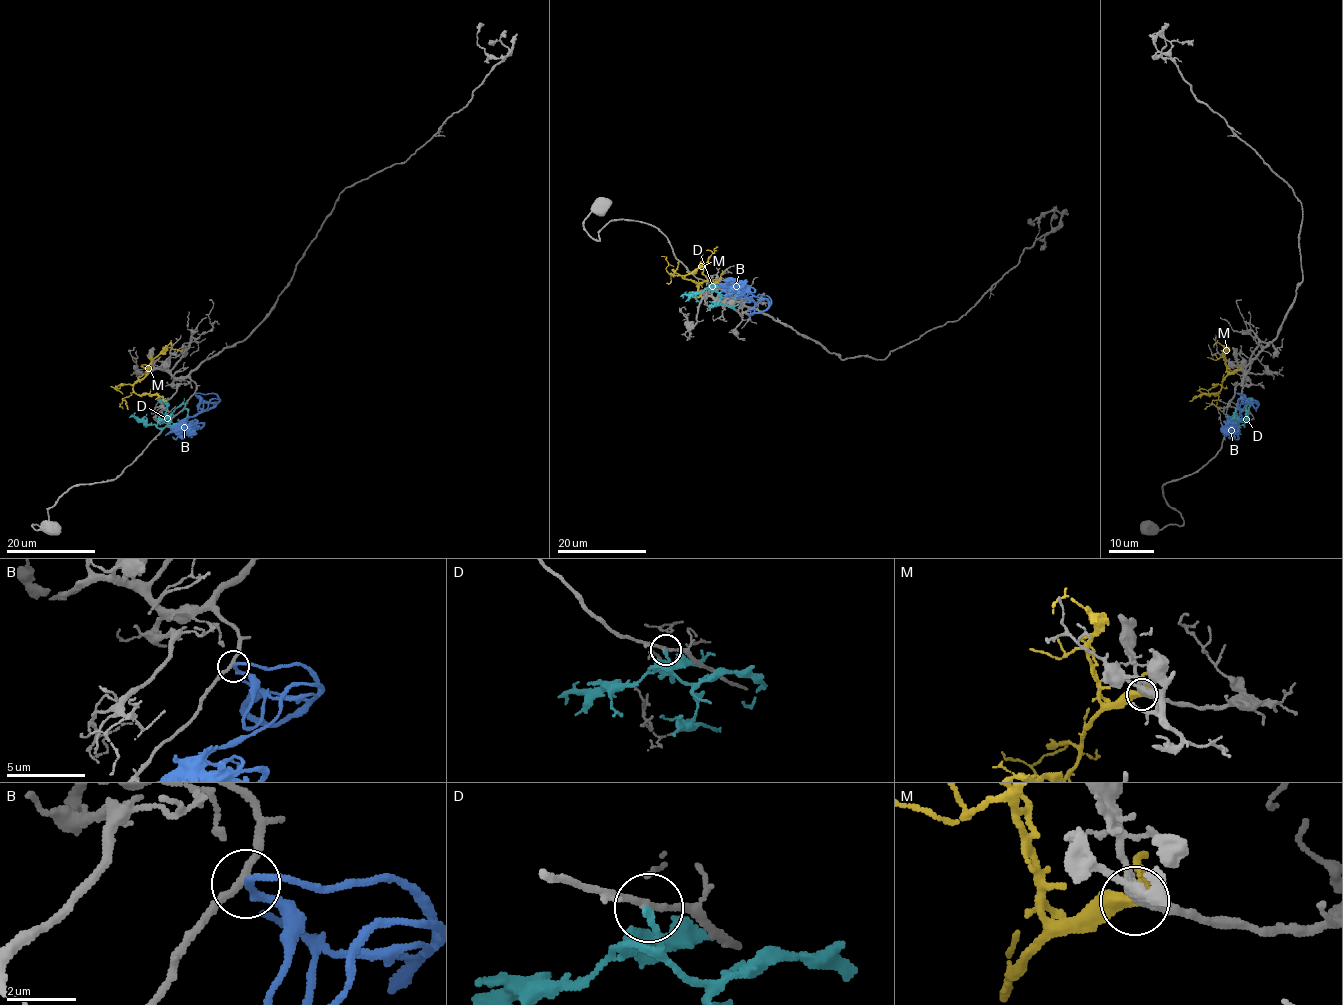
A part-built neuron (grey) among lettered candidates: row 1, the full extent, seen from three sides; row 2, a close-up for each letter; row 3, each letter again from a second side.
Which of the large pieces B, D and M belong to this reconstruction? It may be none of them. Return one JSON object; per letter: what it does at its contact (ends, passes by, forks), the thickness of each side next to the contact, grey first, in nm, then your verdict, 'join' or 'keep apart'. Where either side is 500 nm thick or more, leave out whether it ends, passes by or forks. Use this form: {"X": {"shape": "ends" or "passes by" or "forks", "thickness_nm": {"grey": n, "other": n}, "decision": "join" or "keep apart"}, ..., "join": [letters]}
{"B": {"shape": "passes by", "thickness_nm": {"grey": 220, "other": 180}, "decision": "keep apart"}, "D": {"shape": "ends", "thickness_nm": {"grey": 180, "other": 160}, "decision": "keep apart"}, "M": {"shape": "forks", "thickness_nm": {"grey": 360, "other": 300}, "decision": "join"}, "join": ["M"]}

